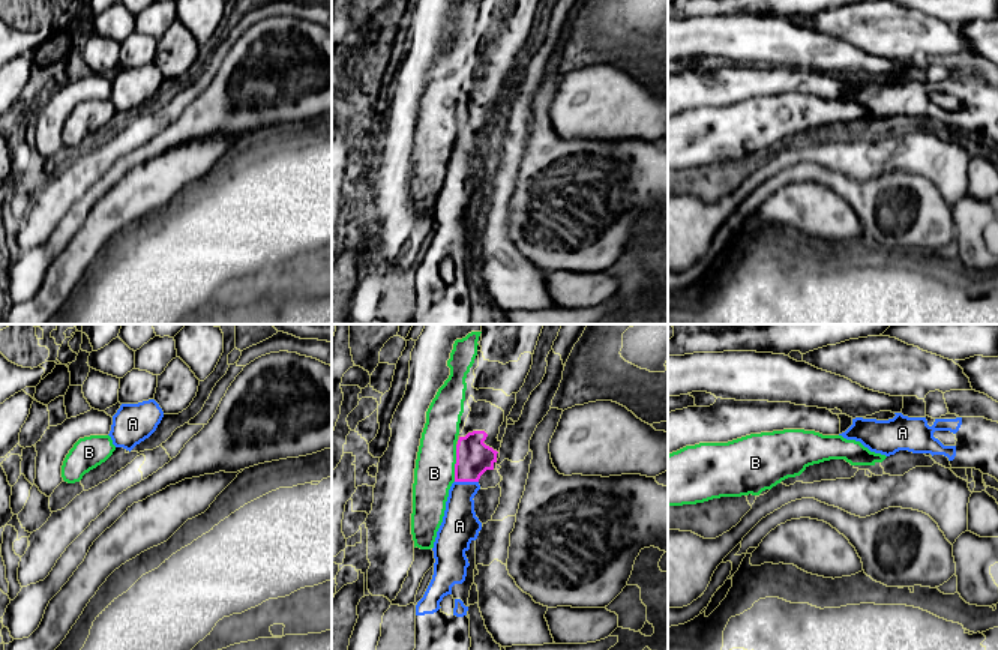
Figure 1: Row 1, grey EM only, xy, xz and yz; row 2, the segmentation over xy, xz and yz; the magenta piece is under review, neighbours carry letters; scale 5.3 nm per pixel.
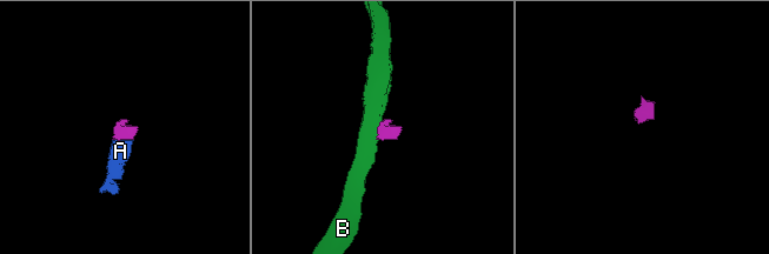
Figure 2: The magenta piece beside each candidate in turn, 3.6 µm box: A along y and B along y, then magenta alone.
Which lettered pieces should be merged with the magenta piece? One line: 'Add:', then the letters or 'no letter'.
Add: A

